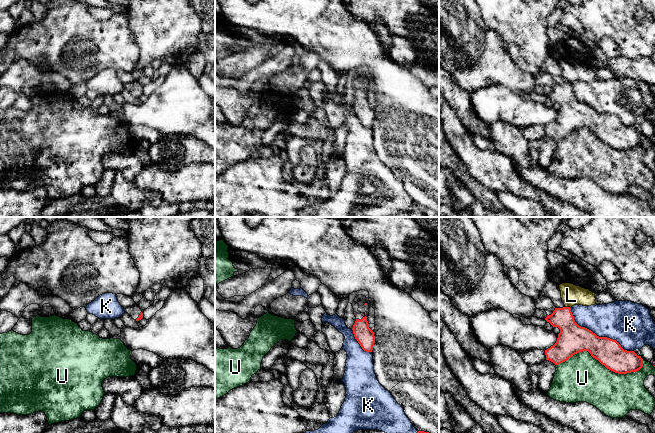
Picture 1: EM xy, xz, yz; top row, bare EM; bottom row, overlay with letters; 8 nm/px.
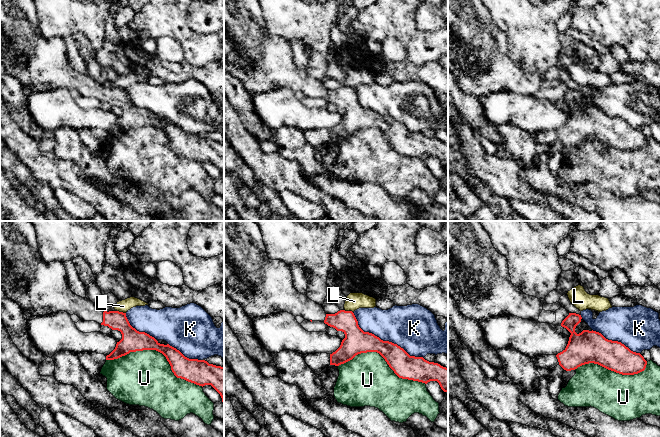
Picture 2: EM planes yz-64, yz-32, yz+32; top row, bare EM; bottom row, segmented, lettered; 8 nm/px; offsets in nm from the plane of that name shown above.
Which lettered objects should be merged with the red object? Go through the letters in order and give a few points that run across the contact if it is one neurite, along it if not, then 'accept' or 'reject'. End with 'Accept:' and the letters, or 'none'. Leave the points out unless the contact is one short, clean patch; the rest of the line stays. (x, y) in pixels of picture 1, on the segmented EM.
K: reject
L: reject
U: reject
Accept: none

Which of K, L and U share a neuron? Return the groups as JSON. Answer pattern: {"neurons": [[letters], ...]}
{"neurons": [["K"], ["L"], ["U"]]}

